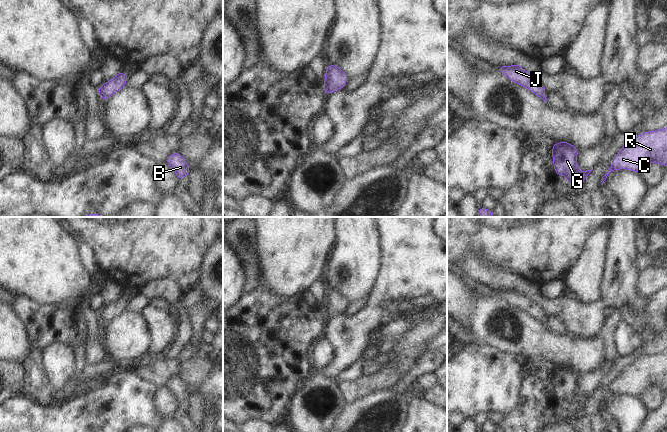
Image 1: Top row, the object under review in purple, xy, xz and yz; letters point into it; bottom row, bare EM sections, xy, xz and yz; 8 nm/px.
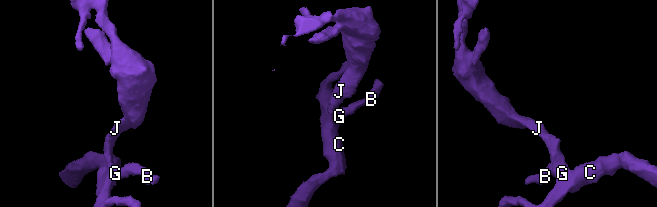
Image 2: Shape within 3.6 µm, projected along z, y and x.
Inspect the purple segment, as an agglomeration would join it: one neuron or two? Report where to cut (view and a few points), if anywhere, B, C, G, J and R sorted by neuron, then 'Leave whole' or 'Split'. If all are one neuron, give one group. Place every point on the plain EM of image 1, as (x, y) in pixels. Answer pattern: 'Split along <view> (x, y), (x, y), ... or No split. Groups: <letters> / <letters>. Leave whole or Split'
No split. Groups: B C G J R. Leave whole

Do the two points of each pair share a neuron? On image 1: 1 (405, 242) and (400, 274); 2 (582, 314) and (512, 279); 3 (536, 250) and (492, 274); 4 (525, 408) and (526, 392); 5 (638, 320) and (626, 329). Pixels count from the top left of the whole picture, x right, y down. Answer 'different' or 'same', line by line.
1: same
2: same
3: different
4: same
5: different

